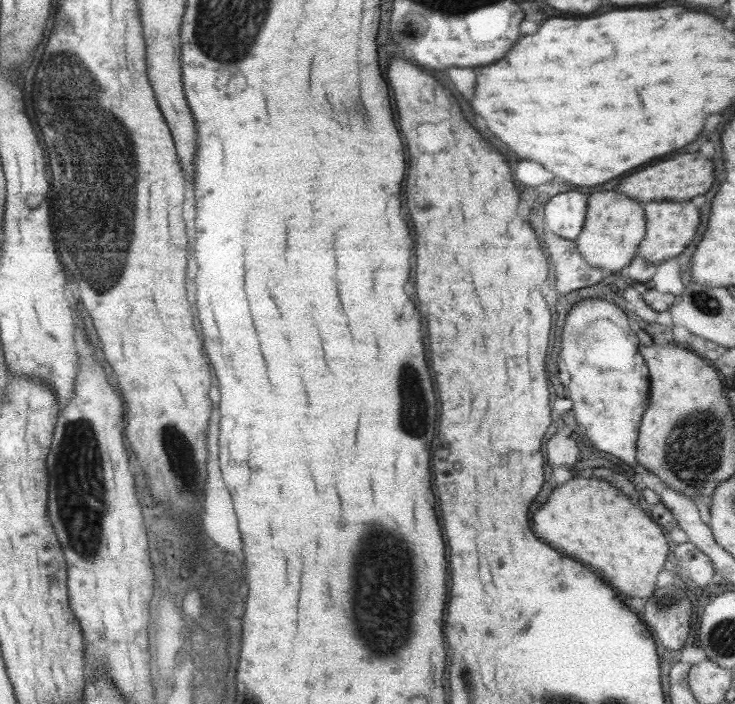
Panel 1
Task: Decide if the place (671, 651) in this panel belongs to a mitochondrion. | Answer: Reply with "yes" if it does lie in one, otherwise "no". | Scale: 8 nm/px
no

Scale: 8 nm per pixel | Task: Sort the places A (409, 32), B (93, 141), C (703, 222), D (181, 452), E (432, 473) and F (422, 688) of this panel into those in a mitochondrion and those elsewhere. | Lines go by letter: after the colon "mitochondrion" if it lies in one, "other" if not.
A: other
B: mitochondrion
C: other
D: mitochondrion
E: other
F: other

